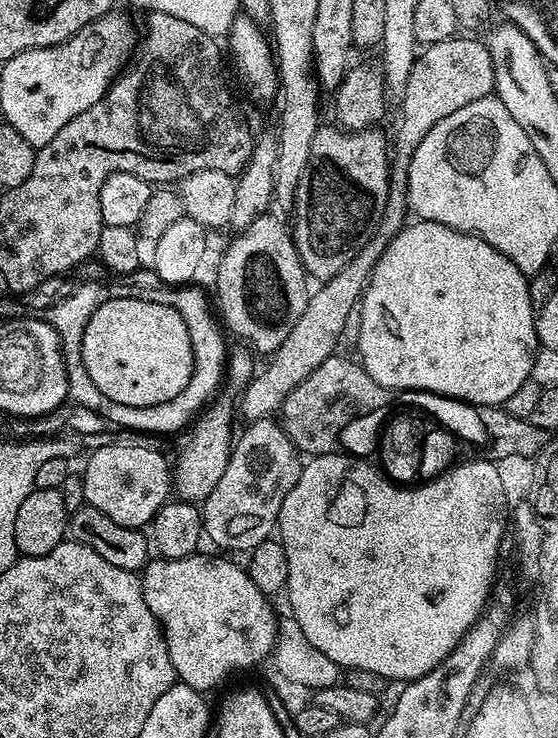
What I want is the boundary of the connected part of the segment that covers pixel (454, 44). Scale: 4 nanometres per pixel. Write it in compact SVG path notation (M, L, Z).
M455 36L449 40L427 45L414 59L408 76L405 92L401 94L400 122L392 136L392 151L388 170L386 205L376 220L373 236L389 243L401 231L408 220L409 168L414 151L421 145L422 138L442 118L449 117L455 110L478 98L486 97L495 89L496 75L490 60L487 45L480 39Z

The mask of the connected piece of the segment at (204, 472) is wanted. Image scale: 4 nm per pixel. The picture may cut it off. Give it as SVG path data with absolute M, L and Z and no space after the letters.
M216 398L211 401L196 416L194 423L191 425L192 433L188 436L188 445L185 446L180 458L174 462L174 492L179 499L189 502L203 502L212 490L217 485L219 478L226 471L228 459L231 457L231 452L234 443L234 432L232 434L232 412L234 416L234 404L228 400L220 400Z

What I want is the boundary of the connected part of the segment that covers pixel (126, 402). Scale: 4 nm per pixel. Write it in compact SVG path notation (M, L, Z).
M111 297L102 302L86 322L84 332L80 335L80 348L86 373L90 374L94 386L106 397L124 406L146 407L170 402L176 394L187 388L195 365L189 331L186 330L182 314L165 304L134 297Z

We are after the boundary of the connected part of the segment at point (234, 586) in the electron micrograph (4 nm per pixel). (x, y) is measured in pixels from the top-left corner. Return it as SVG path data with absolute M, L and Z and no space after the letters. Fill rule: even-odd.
M203 554L177 560L152 558L142 573L142 583L146 606L150 606L150 614L154 614L164 631L170 662L179 683L190 685L198 693L208 694L211 688L218 687L232 671L240 672L243 668L252 668L255 664L262 663L267 656L269 659L273 655L278 616L272 613L272 608L268 605L271 603L258 590L258 586L254 586L241 565L239 568L228 560Z

